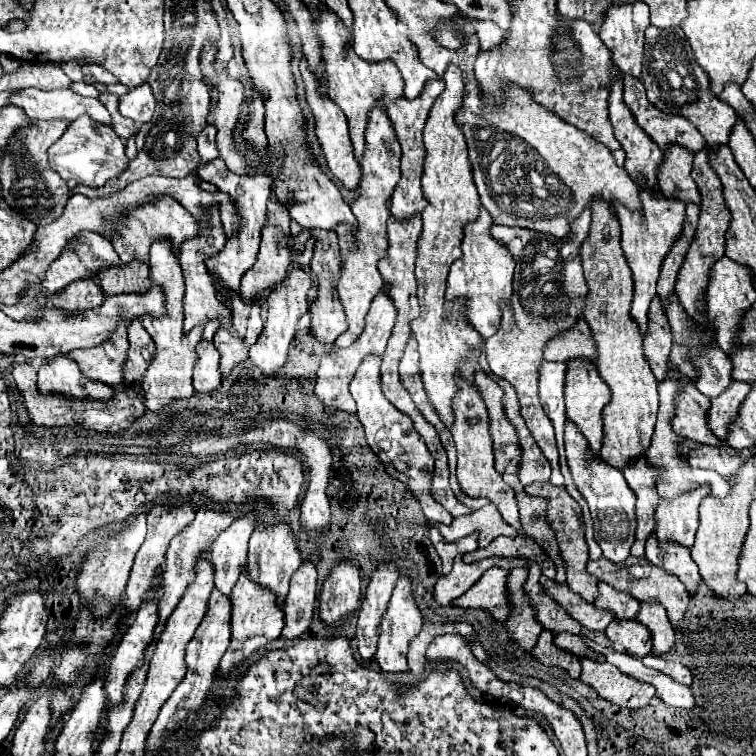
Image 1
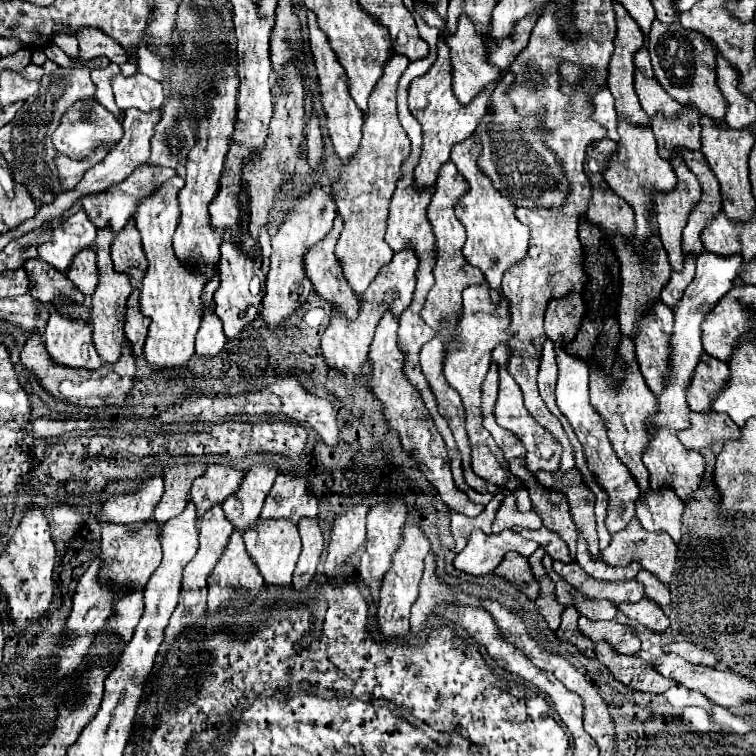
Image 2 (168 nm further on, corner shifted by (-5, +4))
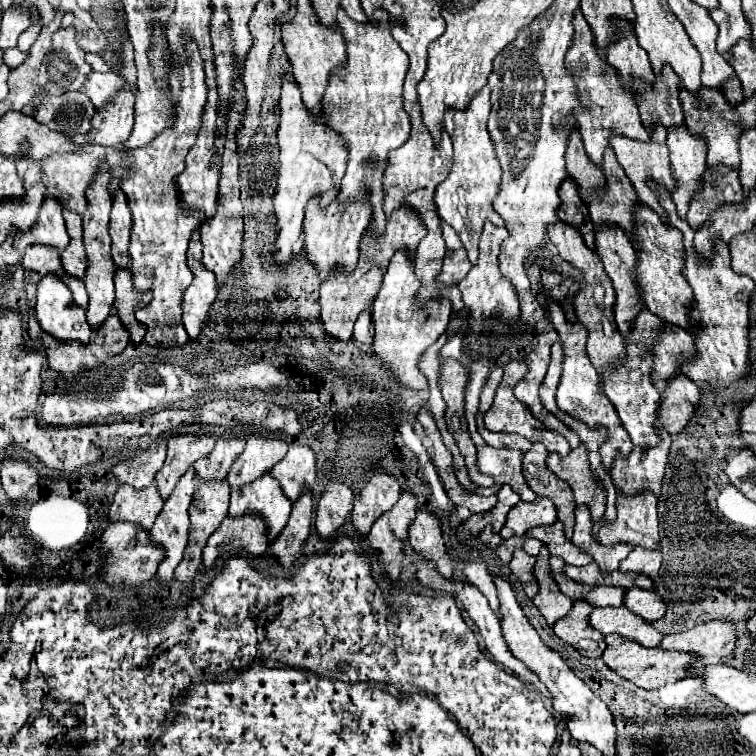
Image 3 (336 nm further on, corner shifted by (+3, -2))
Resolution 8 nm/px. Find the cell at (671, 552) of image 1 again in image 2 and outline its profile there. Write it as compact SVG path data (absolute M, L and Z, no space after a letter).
M670 488L648 492L636 502L636 516L644 530L666 532L678 548L682 544L682 514L684 506Z

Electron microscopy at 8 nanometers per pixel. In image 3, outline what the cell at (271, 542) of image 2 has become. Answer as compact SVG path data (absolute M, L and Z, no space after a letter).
M266 472L264 476L260 476L260 480L254 480L244 488L232 488L228 514L230 516L242 516L246 512L260 514L268 524L270 540L274 540L288 522L290 510L292 502L288 500L288 496L284 496L280 482L270 472Z

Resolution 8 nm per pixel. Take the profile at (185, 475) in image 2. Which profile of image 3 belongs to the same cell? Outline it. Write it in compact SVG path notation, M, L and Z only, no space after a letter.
M170 436L168 440L168 454L166 462L156 474L158 488L162 492L162 498L172 492L172 486L176 486L176 480L200 458L206 456L208 450L214 448L212 436Z

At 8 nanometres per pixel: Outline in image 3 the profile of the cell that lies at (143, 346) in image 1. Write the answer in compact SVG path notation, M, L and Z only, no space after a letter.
M116 268L114 284L116 284L114 308L118 312L118 318L128 328L130 342L140 344L144 340L146 328L136 320L134 314L136 314L136 308L144 308L144 304L148 304L148 292L136 292L132 284L132 272L128 272L126 268Z

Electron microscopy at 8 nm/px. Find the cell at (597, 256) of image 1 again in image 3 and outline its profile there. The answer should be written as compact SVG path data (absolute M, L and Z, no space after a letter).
M578 128L572 130L572 136L568 136L568 148L566 148L566 168L568 176L578 182L580 196L584 202L588 202L588 196L598 188L604 188L604 174L596 164L592 164L584 152L582 138Z

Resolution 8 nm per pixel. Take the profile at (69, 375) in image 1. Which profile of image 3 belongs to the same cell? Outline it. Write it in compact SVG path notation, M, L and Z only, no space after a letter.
M46 274L38 282L36 318L40 320L42 330L58 340L88 342L92 336L86 310L74 304L70 288L56 274Z

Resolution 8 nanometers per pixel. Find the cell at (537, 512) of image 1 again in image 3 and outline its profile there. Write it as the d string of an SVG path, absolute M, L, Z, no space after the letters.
M536 442L524 454L524 478L526 478L528 486L538 496L546 496L556 504L558 520L564 522L566 538L570 538L572 528L574 528L574 506L576 506L576 502L574 502L574 496L572 496L572 490L568 488L568 484L548 470L548 466L546 466L548 454L550 452L546 450L546 446L542 442Z

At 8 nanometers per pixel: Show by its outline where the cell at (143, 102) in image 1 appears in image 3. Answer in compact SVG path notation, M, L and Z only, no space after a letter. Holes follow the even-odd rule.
M92 70L88 74L83 91L92 100L92 104L96 108L102 108L108 102L108 98L122 88L122 84L124 84L124 80L120 80L114 72L102 74L102 72L94 72ZM88 92L94 92L94 94L88 94Z

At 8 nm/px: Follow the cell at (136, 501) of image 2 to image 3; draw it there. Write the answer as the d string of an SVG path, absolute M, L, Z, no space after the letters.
M160 440L154 448L148 448L134 458L120 460L112 468L112 474L116 476L118 482L128 482L136 488L146 488L148 484L154 482L154 476L162 468L164 458L166 458L166 440Z

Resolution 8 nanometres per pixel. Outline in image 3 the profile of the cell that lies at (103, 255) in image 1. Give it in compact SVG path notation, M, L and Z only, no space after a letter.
M46 196L40 206L40 216L26 232L14 232L14 248L24 250L32 244L48 244L56 250L64 250L70 238L66 234L66 224L62 218L60 202L56 198Z

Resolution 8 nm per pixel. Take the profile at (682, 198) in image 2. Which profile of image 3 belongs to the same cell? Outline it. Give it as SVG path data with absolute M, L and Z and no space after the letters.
M660 126L652 128L652 134L650 134L648 142L640 142L640 140L628 140L628 136L612 136L612 144L610 144L610 146L614 148L616 158L618 158L620 166L624 168L624 172L626 172L628 180L632 182L632 186L634 186L634 190L636 190L638 198L640 198L644 204L648 204L652 210L656 210L656 212L660 214L662 222L666 222L666 212L664 212L664 210L662 210L662 206L658 204L656 194L654 194L654 192L648 188L648 184L646 184L646 178L650 176L652 180L656 180L656 182L664 184L664 186L666 186L670 192L674 192L674 188L676 188L676 180L674 180L674 176L672 176L670 164L668 164L666 128L660 128Z

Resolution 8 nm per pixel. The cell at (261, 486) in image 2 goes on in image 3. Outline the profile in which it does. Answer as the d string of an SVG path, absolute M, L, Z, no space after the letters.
M250 436L246 440L244 452L234 460L228 472L230 486L250 484L266 470L270 470L278 460L282 460L286 452L288 452L288 442L282 438Z

